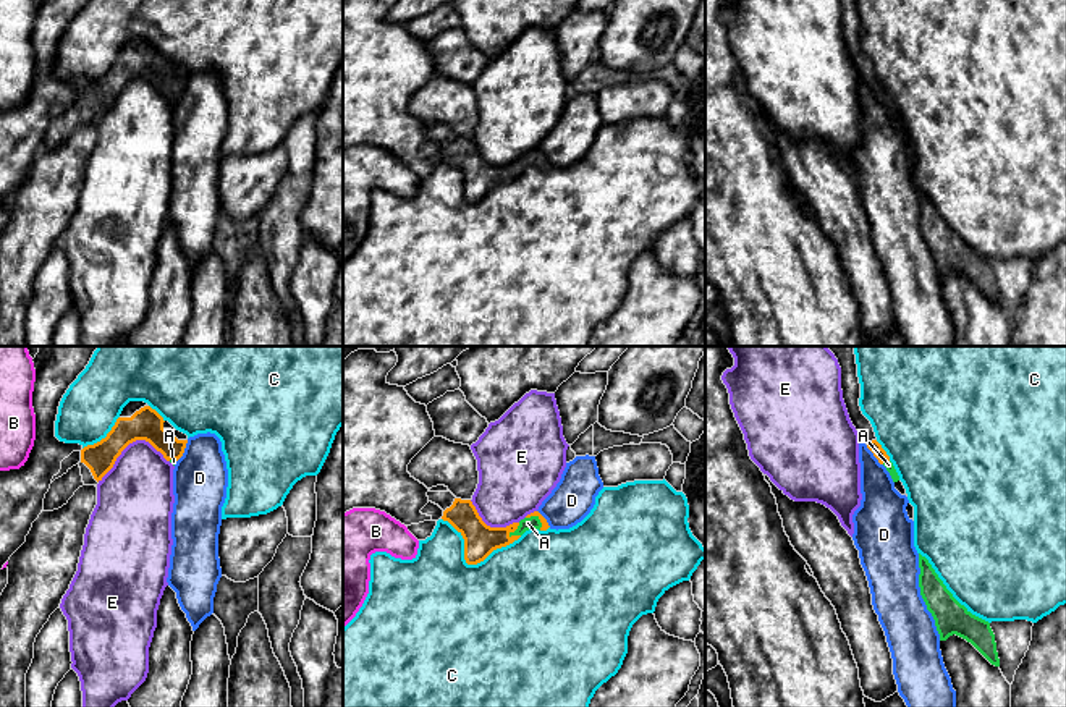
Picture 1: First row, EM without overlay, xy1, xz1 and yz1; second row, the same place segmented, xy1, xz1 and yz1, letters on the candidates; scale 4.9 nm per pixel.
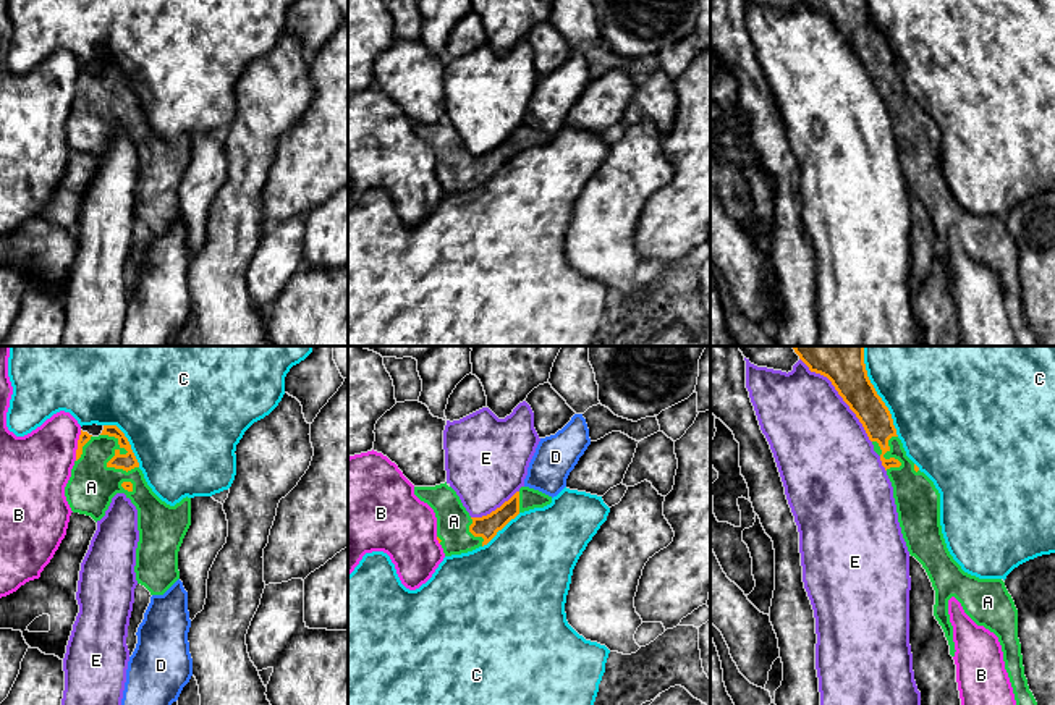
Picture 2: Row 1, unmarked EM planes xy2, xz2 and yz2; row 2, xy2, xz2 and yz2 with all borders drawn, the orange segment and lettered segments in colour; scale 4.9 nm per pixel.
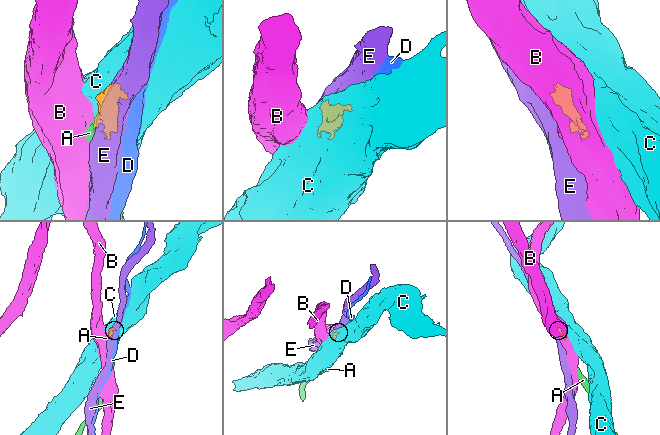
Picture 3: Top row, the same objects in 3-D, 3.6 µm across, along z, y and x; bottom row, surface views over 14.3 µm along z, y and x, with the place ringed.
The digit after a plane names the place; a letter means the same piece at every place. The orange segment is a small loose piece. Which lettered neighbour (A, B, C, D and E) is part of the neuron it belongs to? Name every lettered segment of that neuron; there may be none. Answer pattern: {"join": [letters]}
{"join": ["A"]}

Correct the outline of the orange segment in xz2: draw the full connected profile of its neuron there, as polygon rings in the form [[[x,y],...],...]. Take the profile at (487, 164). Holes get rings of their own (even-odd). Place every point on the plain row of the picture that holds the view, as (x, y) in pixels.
[[[447,120],[435,125],[414,125],[414,133],[434,147],[437,178],[445,194],[484,184],[519,150],[552,141],[552,134],[529,125],[521,125],[490,152],[471,155],[456,129]]]

